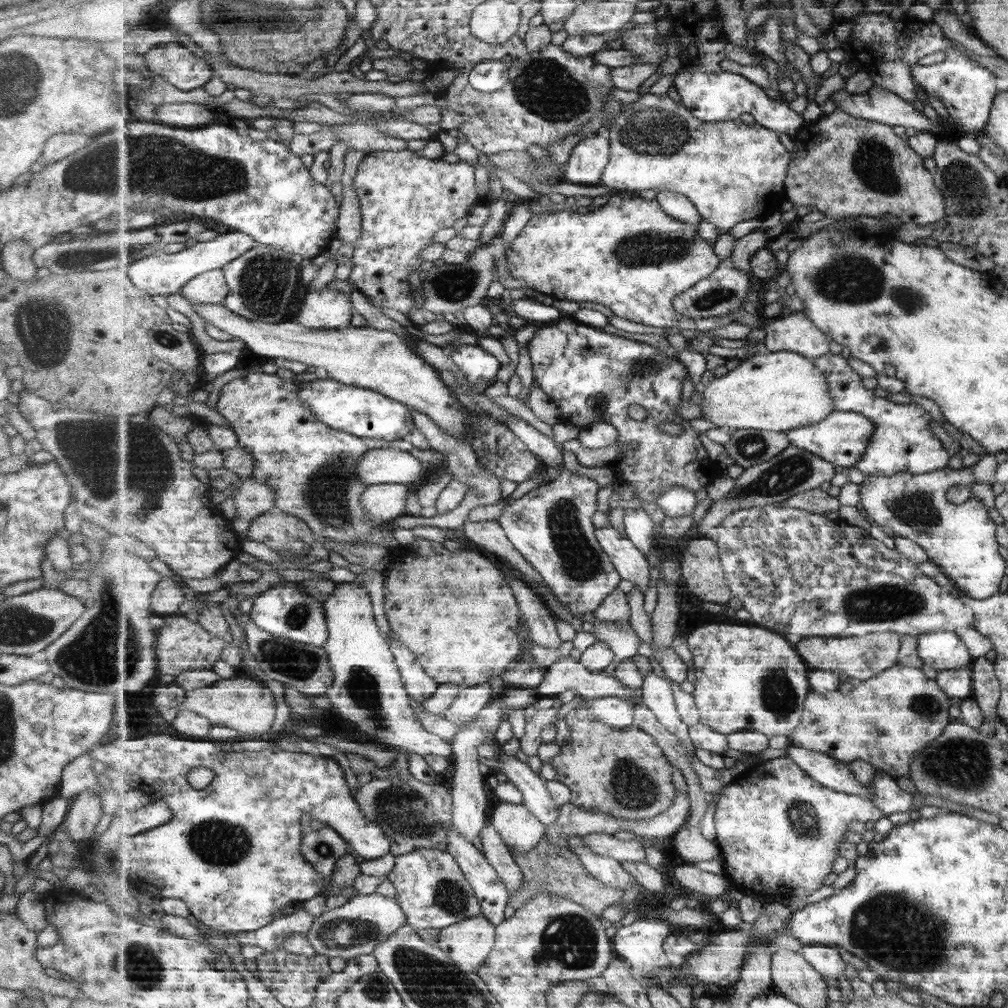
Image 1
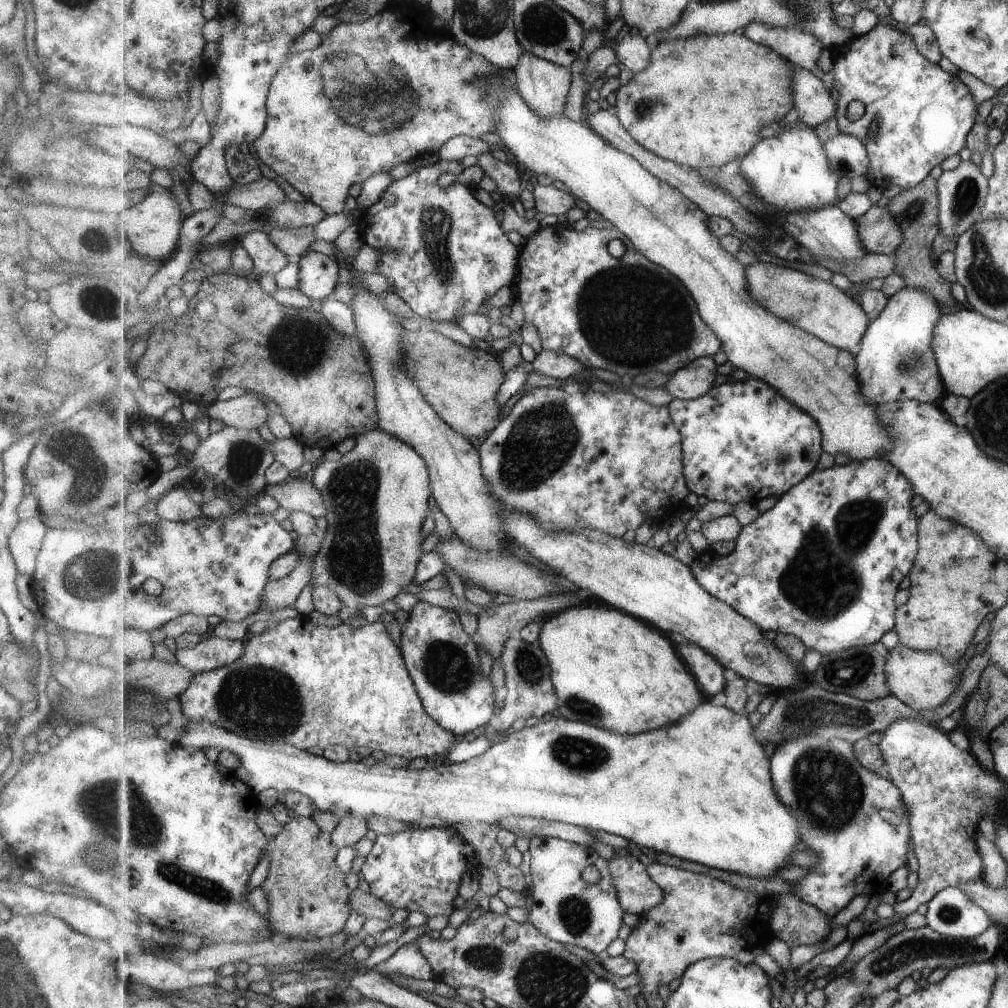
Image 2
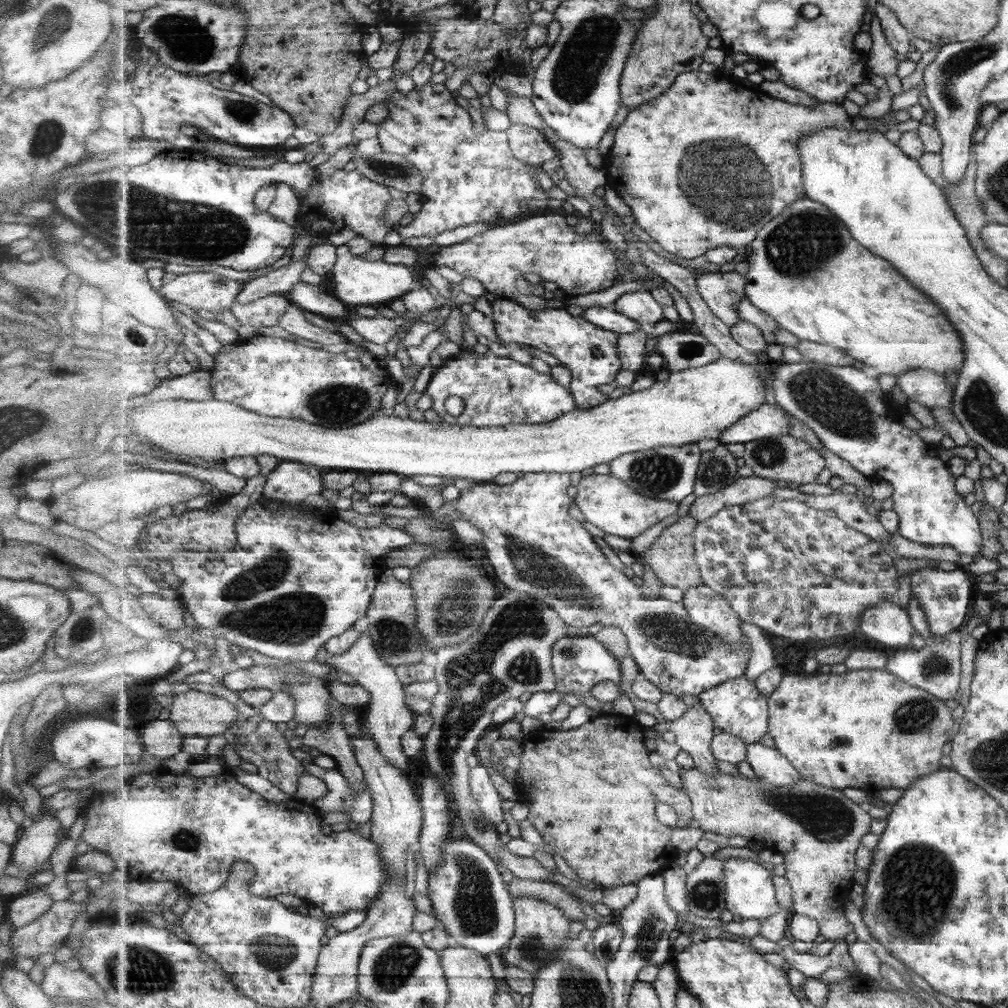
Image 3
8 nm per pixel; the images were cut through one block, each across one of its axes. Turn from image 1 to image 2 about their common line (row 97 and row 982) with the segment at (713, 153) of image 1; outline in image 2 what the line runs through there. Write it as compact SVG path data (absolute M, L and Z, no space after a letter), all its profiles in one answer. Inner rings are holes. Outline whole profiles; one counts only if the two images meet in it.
M656 861L648 866L648 871L665 892L665 900L661 906L649 910L637 927L632 928L626 938L624 954L625 958L639 964L641 970L647 970L643 964L653 966L655 980L643 980L647 986L645 992L658 994L657 987L660 984L668 986L672 980L681 980L687 968L700 960L713 957L734 959L738 952L747 950L741 928L745 930L751 920L749 908L759 908L761 902L767 906L765 910L769 910L769 914L773 908L773 896L757 896L708 873L681 870Z

